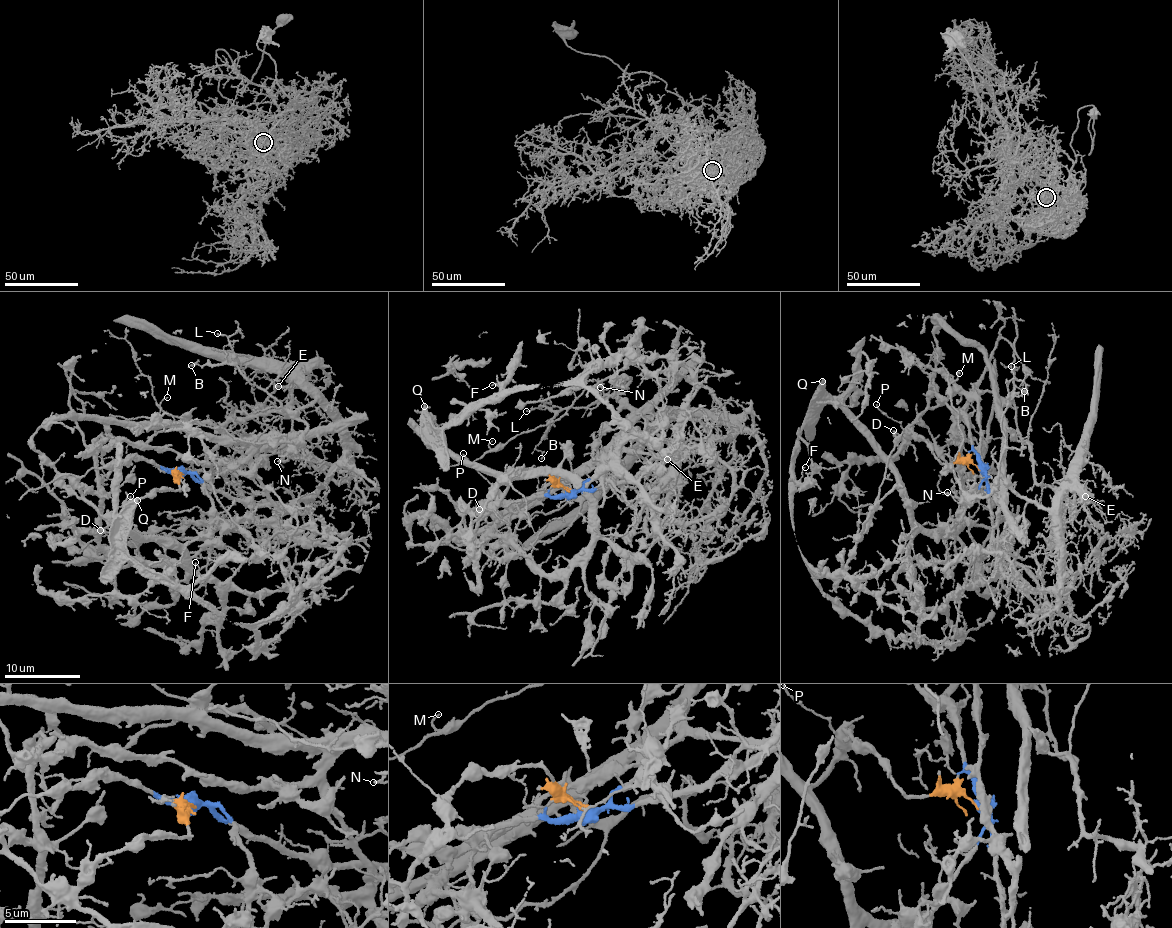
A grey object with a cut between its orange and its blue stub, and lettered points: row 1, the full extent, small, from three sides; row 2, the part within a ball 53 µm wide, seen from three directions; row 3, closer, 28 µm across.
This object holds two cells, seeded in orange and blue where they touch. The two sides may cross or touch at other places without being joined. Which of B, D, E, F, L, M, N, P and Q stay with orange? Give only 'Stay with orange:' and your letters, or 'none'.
Stay with orange: D, F, P, Q

